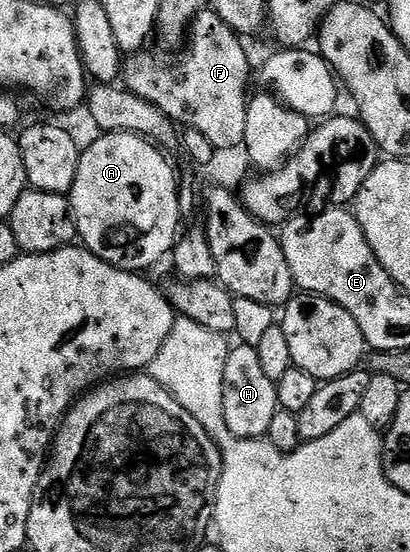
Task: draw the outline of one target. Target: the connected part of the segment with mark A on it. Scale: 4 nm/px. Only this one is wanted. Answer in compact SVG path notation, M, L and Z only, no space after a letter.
M104 132L91 146L84 148L77 163L77 179L69 194L71 215L75 219L78 240L102 261L130 273L142 274L143 269L166 258L174 249L181 233L178 207L180 178L167 162L168 154L158 144L136 133Z

